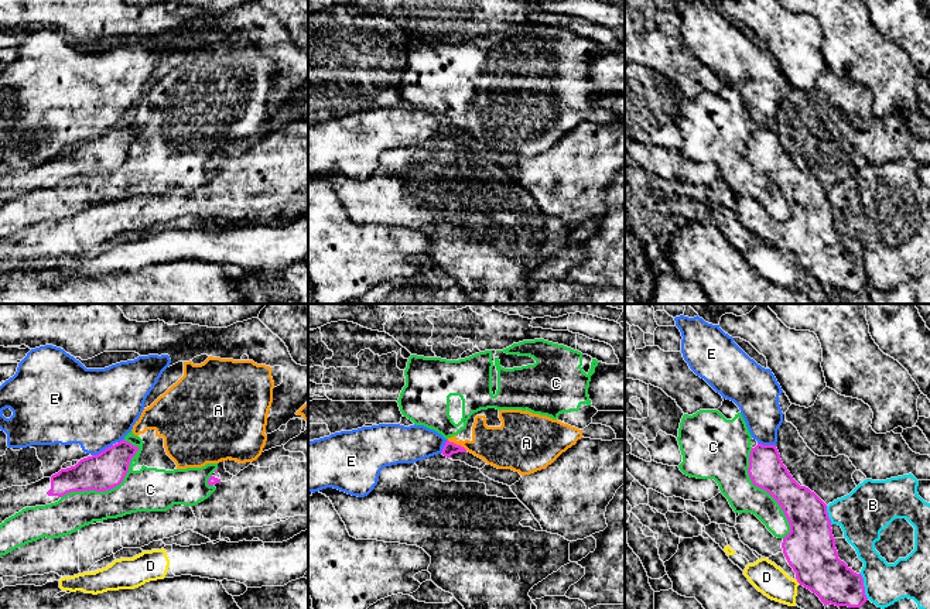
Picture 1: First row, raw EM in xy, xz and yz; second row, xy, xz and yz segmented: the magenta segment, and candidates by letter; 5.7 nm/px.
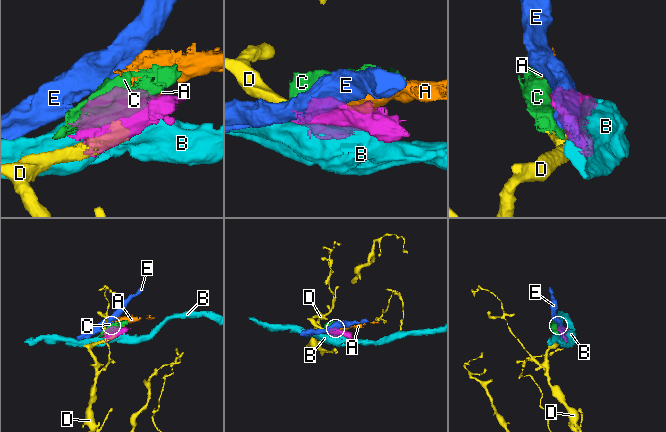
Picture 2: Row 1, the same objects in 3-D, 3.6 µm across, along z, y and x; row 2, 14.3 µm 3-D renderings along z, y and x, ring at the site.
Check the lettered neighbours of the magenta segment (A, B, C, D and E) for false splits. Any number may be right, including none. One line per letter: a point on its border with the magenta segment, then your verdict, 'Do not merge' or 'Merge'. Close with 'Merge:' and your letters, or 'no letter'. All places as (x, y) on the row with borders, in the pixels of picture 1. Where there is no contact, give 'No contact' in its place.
A: Touches magenta at xz (455, 444). Do not merge
B: Touches magenta at yz (862, 585). Do not merge
C: Touches magenta at xy (108, 489). Do not merge
D: Touches magenta at yz (797, 581). Do not merge
E: Touches magenta at xy (102, 451). Do not merge
Merge: no letter

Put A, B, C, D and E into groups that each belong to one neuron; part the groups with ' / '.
A C / B / D / E

